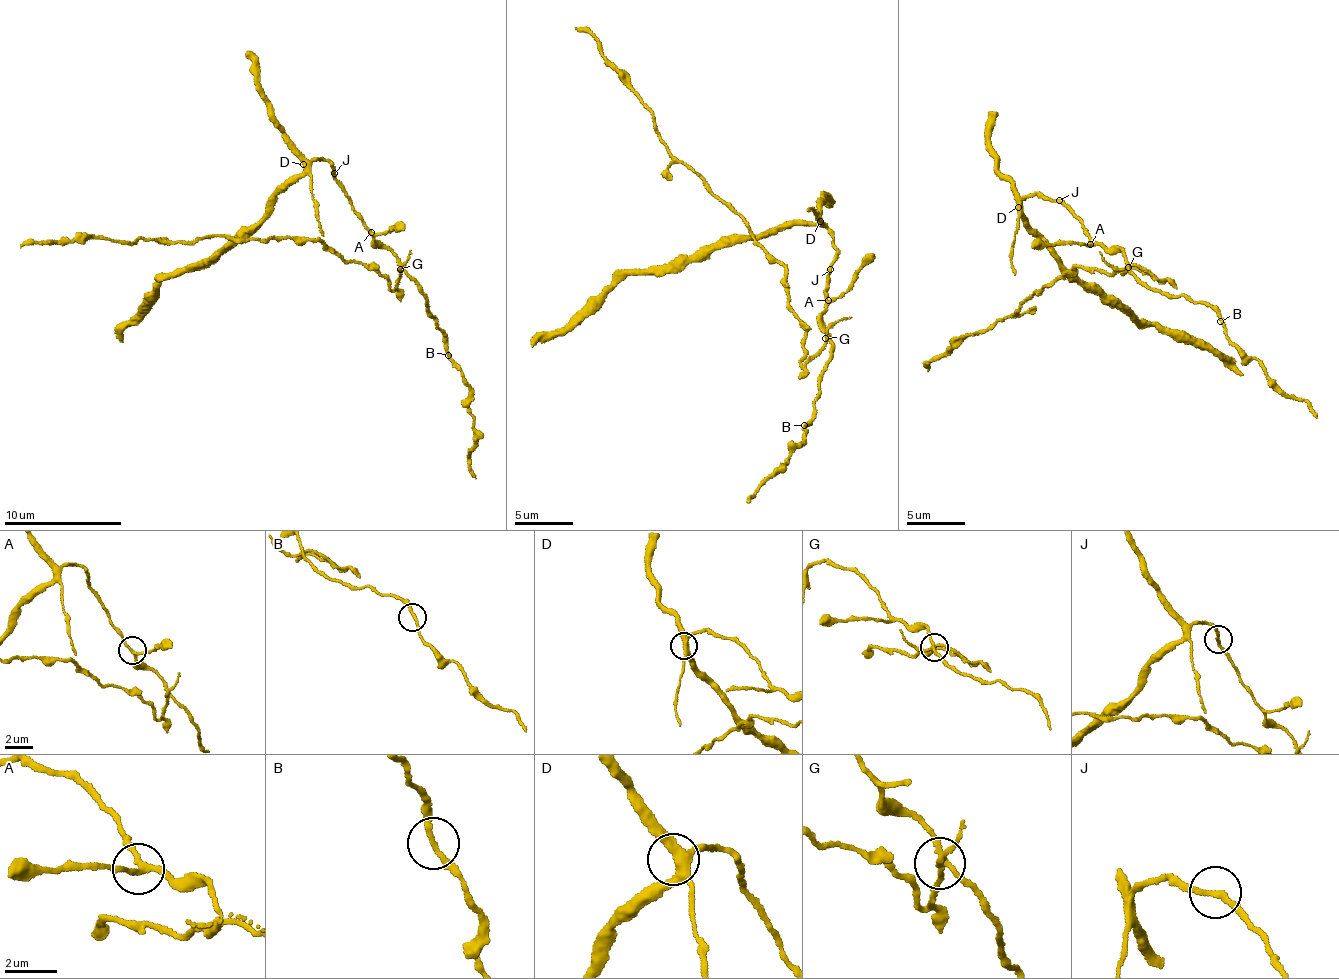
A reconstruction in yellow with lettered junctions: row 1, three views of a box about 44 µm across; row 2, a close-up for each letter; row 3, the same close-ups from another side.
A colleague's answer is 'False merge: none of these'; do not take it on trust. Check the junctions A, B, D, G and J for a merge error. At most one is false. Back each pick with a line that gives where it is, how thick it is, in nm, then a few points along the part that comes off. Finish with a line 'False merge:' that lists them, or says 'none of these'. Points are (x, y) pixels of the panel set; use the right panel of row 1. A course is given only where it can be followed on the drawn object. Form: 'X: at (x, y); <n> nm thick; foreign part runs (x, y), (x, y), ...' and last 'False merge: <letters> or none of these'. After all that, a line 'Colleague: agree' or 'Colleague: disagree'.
G: at (1128, 267); 180 nm thick; foreign part runs (1129, 266), (1157, 279), (1137, 268), (1110, 274), (1078, 266), (1025, 297), (1009, 316), (951, 342), (928, 371)
False merge: G
Colleague: disagree

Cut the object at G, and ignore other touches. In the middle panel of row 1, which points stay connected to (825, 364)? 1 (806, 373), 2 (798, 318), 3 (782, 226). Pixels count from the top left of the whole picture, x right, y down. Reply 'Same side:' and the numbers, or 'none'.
Same side: 3

